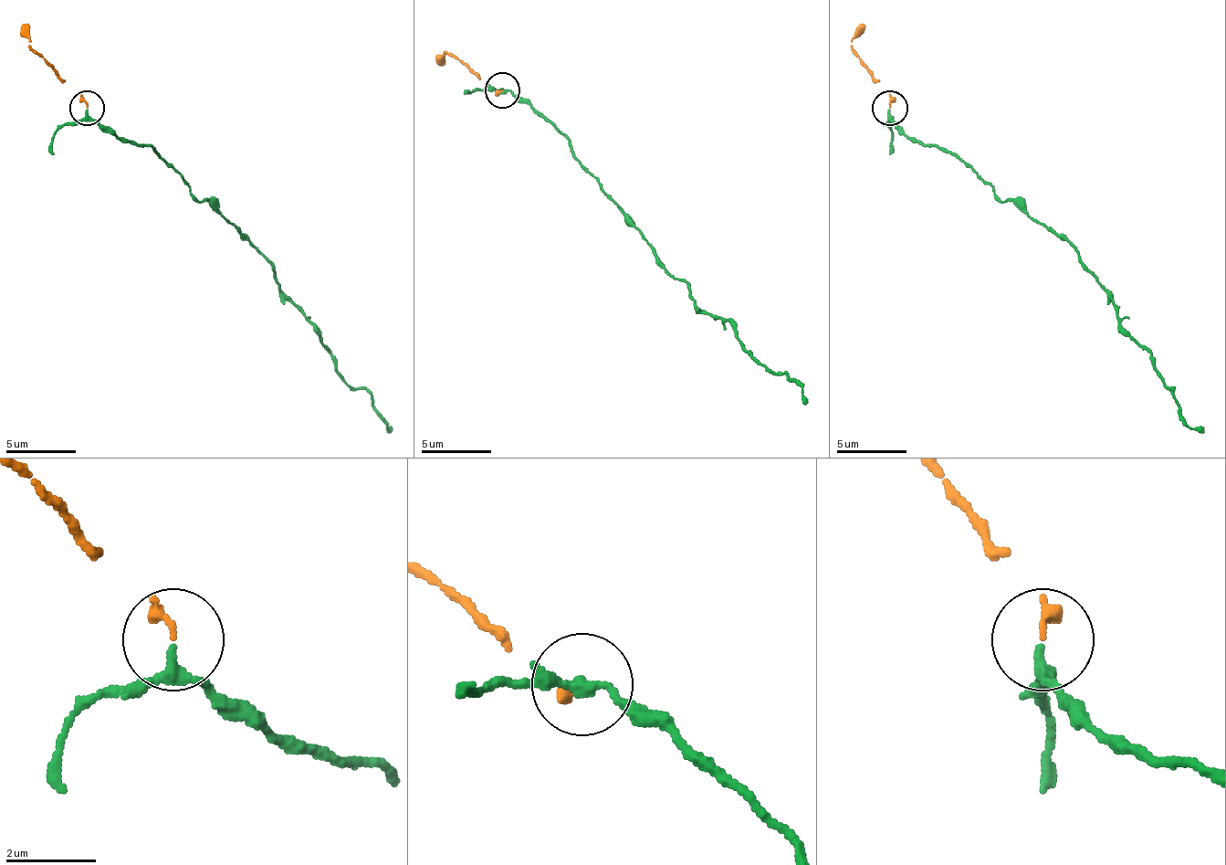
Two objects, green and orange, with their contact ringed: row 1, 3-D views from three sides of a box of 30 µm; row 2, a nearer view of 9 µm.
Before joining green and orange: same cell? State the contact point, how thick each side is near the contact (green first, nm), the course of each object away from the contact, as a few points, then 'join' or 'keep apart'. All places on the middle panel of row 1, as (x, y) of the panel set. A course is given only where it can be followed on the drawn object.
(502, 90) | 220/240 nm | green via (501, 91), (564, 136), (571, 153), (704, 311), (725, 318), (767, 370), (788, 374), (805, 405) | orange via (501, 91), (495, 91), (445, 52), (438, 63) | join

